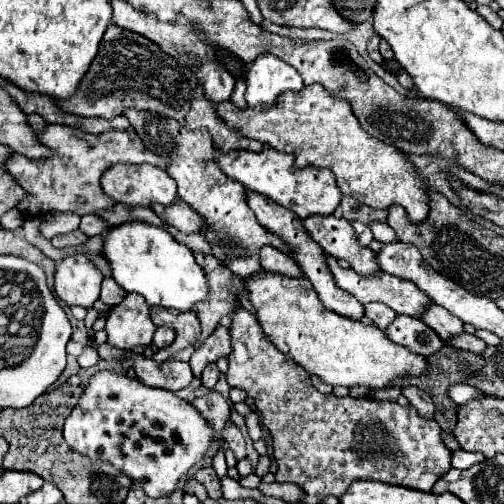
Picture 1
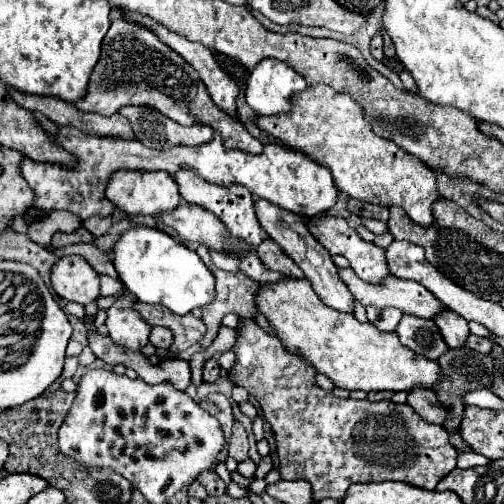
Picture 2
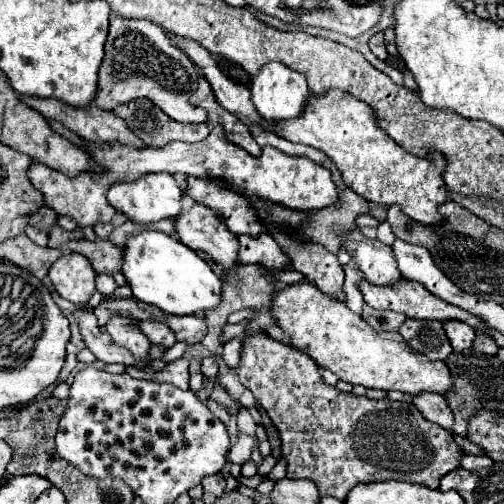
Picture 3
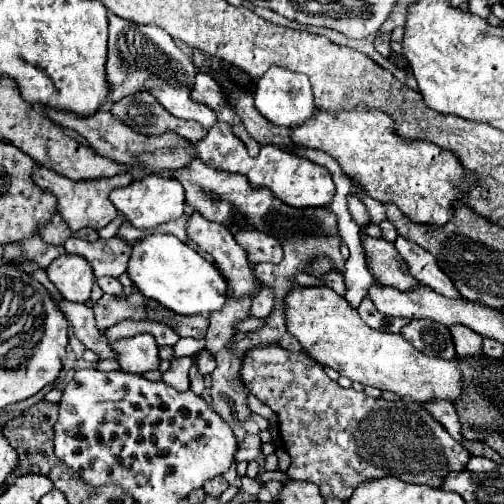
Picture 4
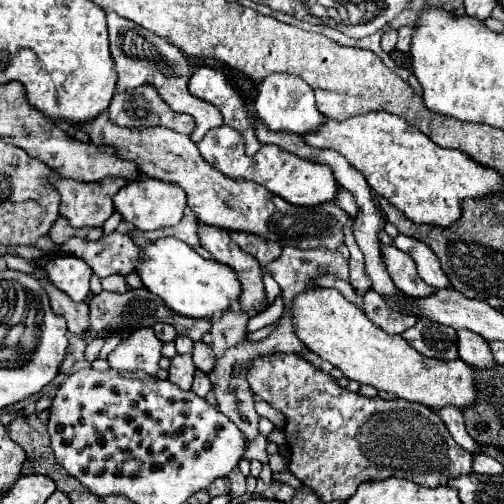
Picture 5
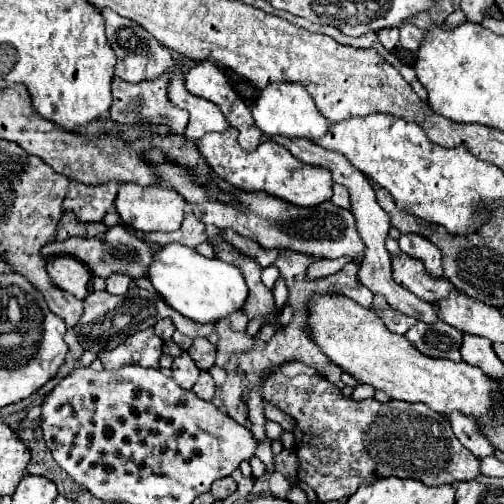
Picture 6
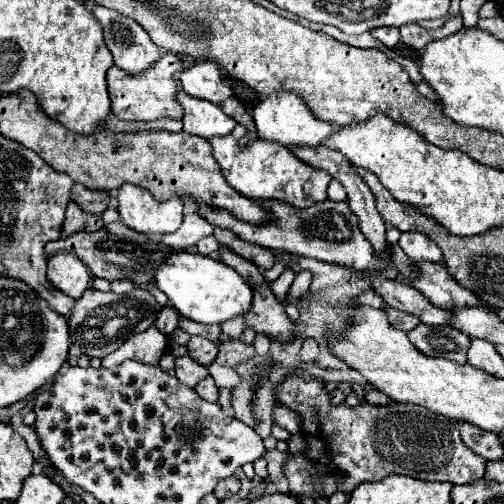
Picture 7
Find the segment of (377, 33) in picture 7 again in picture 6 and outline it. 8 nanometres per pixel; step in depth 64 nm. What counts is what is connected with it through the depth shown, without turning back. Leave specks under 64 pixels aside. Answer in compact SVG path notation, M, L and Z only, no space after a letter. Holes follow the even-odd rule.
M382 28L376 34L386 50L392 50L398 44L398 28Z

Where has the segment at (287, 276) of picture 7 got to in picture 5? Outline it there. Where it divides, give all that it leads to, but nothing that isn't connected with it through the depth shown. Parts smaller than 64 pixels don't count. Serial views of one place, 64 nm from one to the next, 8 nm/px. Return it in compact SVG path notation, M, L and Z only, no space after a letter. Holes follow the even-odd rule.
M278 294L278 298L264 312L260 312L248 320L248 332L256 332L256 330L276 322L282 316L282 310L284 310L284 300L282 300L282 294Z

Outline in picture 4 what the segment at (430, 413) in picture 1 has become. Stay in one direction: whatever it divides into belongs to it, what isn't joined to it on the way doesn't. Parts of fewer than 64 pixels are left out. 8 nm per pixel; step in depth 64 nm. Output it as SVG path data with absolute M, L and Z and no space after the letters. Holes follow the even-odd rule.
M436 400L434 404L424 404L428 408L428 412L432 412L432 416L436 416L436 420L440 420L440 424L448 430L448 434L458 442L464 444L466 438L462 436L462 424L458 420L456 408L452 402L440 402Z

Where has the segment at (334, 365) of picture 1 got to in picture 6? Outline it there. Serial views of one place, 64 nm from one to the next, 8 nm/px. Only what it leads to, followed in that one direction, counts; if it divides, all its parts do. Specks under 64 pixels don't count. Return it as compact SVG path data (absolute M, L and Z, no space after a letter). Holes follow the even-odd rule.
M342 294L314 296L310 300L308 324L316 344L334 364L352 374L358 382L386 392L392 400L422 402L446 416L452 412L460 412L474 420L492 416L494 392L500 390L496 380L488 378L472 364L424 356L406 336L388 332L386 324L372 308L364 308Z

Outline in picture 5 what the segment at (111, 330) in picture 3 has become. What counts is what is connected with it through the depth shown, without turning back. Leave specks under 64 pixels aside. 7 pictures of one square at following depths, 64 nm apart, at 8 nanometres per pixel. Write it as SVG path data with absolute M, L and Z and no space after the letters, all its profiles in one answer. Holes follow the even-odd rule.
M140 328L124 338L108 356L108 364L112 370L144 370L148 374L156 374L160 360L160 340L152 332L152 328Z

